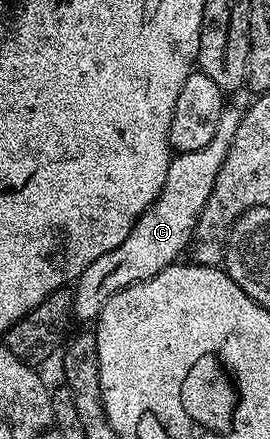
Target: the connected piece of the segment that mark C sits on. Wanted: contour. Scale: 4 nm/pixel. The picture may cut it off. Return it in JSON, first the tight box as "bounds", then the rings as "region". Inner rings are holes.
{"bounds":[73,91,251,321],"region":[[[248,91],[235,92],[231,98],[232,106],[227,106],[221,112],[215,138],[211,138],[208,146],[194,152],[178,152],[170,159],[167,178],[156,202],[137,219],[131,234],[127,234],[127,238],[123,238],[123,242],[119,242],[115,250],[107,250],[103,258],[95,258],[95,262],[91,262],[91,266],[87,266],[87,270],[83,270],[81,277],[76,280],[73,315],[78,321],[96,321],[103,306],[116,292],[122,292],[132,284],[144,280],[153,281],[165,268],[174,267],[180,261],[177,259],[184,248],[186,251],[190,247],[199,214],[203,214],[219,170],[231,150],[235,130],[239,130],[242,110],[248,109],[250,103],[251,96]],[[233,104],[241,109],[233,108]]]}

